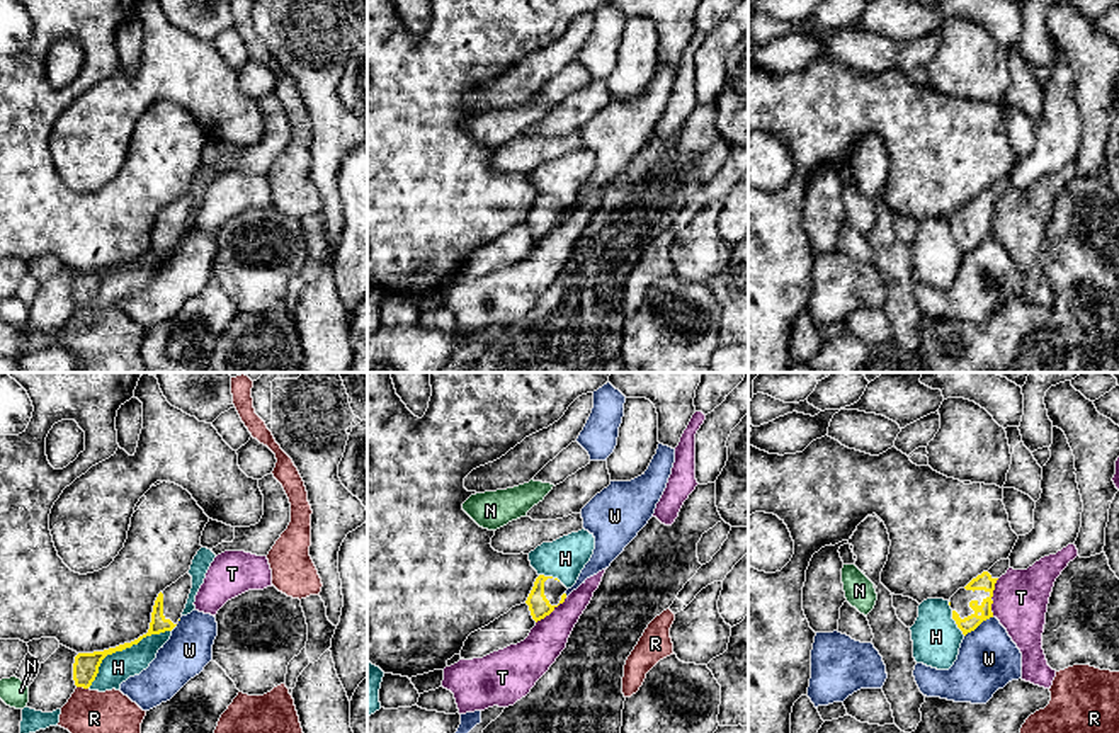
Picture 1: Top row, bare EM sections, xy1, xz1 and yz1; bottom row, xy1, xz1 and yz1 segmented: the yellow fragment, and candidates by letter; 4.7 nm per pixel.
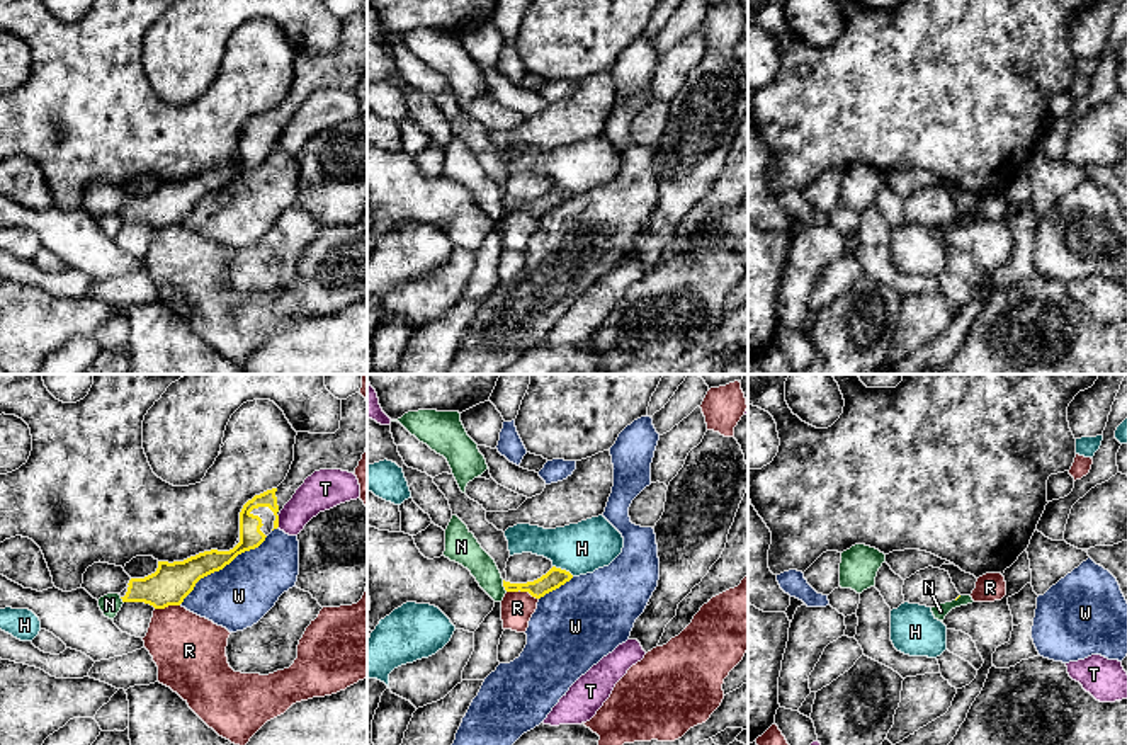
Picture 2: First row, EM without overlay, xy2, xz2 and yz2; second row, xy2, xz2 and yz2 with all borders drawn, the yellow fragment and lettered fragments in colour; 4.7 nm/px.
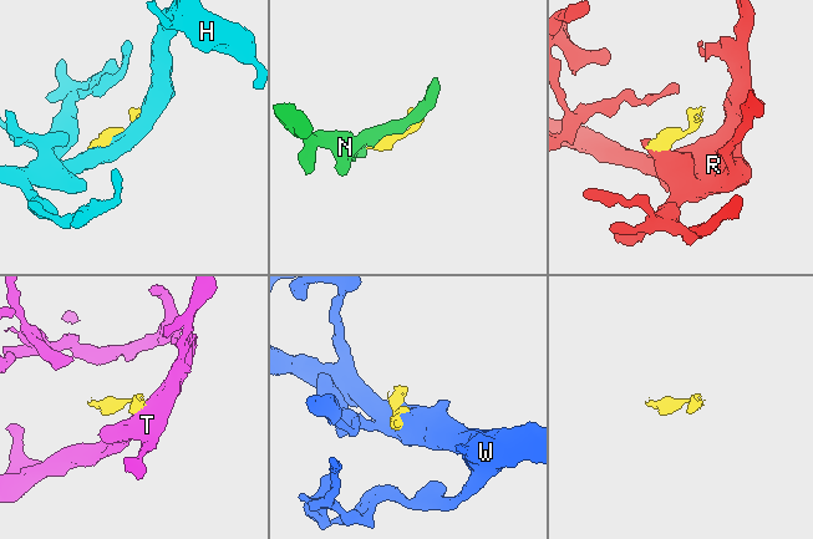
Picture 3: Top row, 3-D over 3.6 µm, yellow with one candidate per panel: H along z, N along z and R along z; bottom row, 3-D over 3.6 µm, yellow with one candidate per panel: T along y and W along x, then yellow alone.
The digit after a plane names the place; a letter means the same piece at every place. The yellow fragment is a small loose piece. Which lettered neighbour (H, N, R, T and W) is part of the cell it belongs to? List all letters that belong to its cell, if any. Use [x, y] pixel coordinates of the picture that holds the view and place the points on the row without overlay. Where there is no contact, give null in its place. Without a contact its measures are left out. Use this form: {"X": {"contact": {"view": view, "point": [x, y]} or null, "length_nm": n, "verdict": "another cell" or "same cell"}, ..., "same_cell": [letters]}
{"H": {"contact": {"view": "xy1", "point": [124, 267]}, "length_nm": 500, "verdict": "another cell"}, "N": {"contact": {"view": "xz2", "point": [504, 204]}, "length_nm": 60, "verdict": "another cell"}, "R": {"contact": {"view": "xz2", "point": [522, 210]}, "length_nm": 160, "verdict": "another cell"}, "T": {"contact": {"view": "yz1", "point": [992, 215]}, "length_nm": 190, "verdict": "another cell"}, "W": {"contact": {"view": "xy2", "point": [221, 187]}, "length_nm": 550, "verdict": "another cell"}, "same_cell": []}

